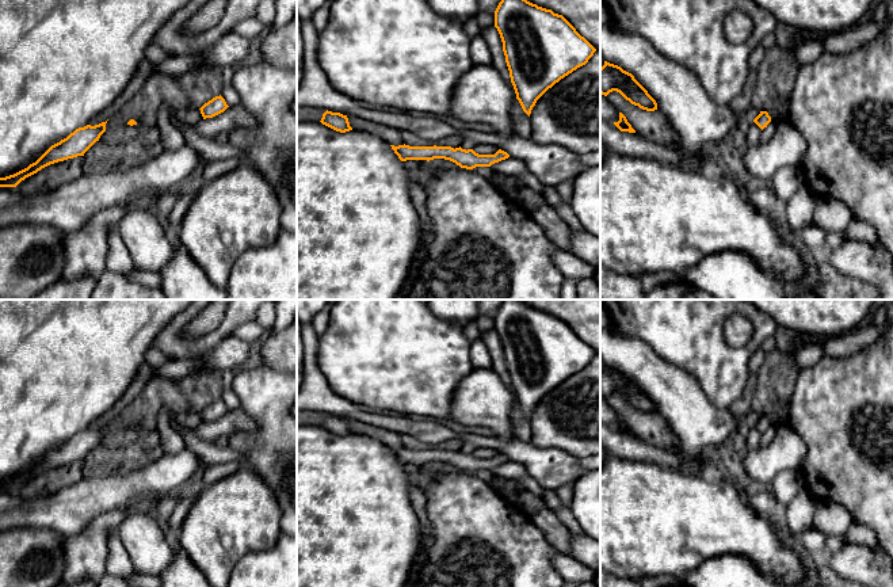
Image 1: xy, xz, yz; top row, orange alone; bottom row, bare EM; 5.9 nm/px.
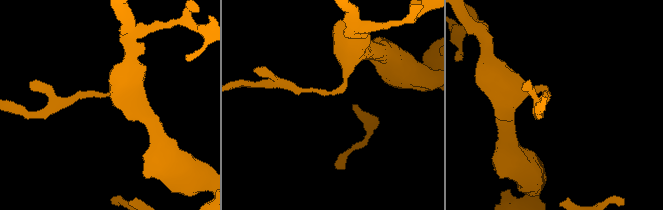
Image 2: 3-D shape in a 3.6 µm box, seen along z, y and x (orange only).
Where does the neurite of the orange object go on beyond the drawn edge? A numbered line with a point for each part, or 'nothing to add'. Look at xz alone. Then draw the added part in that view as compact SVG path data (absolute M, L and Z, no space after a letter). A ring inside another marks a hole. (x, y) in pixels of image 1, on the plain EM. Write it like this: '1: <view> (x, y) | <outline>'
nothing to add

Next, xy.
nothing to add

